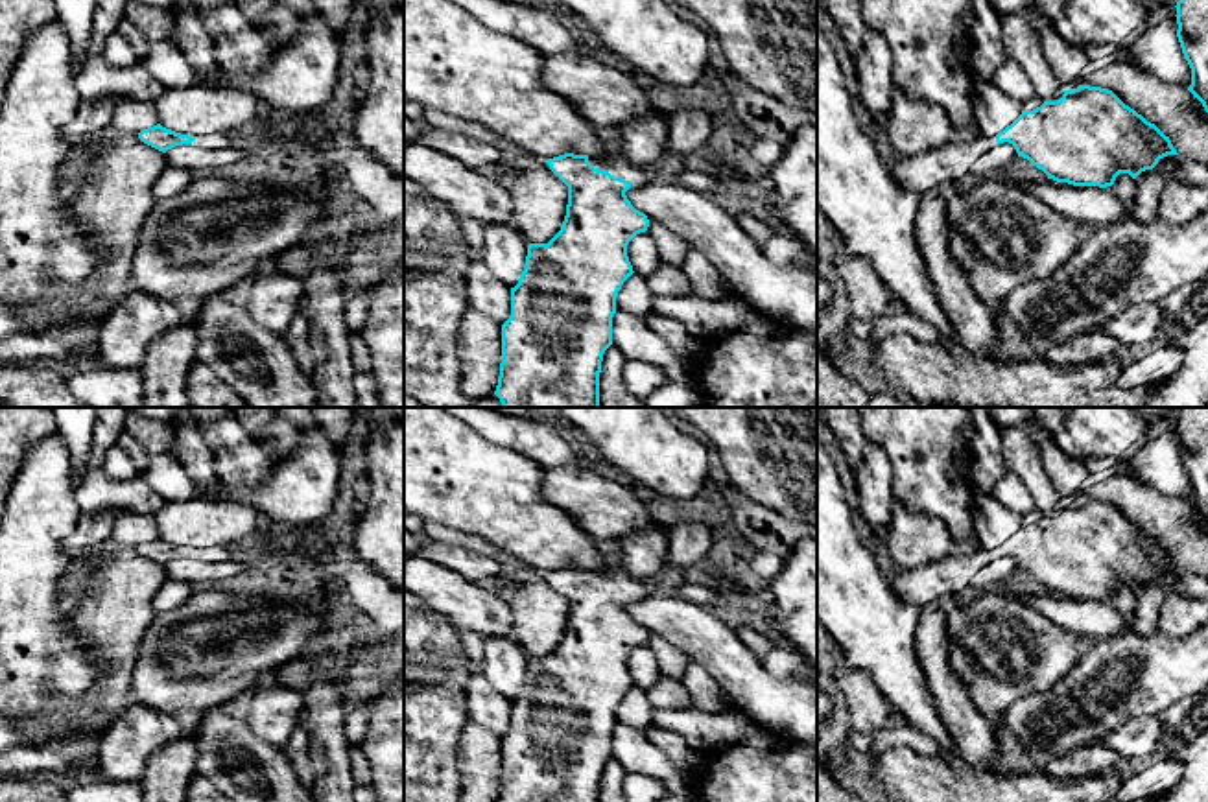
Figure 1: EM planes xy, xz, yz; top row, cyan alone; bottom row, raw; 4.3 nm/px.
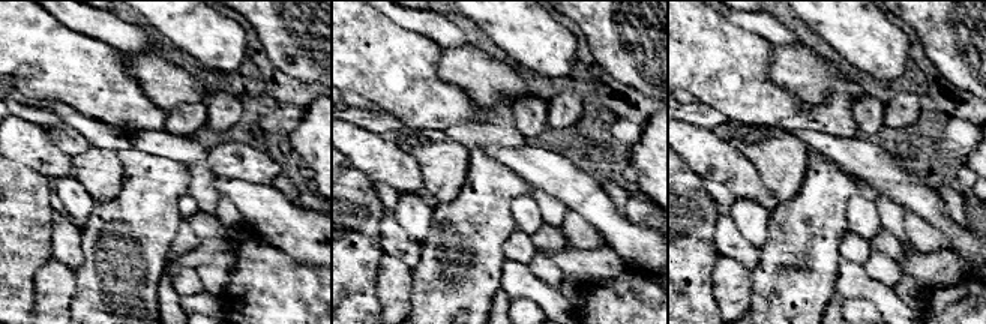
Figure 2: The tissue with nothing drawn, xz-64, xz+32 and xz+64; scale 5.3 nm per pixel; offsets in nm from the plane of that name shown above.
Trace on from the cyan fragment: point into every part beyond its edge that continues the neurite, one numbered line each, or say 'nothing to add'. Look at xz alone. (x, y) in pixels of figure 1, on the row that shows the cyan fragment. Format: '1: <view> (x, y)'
1: xz (611, 159)

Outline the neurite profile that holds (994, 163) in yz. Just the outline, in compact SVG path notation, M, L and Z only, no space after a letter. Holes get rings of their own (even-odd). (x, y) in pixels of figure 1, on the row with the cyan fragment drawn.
M996 144L972 164L970 171L983 177L1007 175L1007 168L1016 157L1018 153L1013 144Z

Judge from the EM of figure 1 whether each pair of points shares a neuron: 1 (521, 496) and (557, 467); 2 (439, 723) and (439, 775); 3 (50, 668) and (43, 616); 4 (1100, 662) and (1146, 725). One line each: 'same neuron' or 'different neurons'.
1: different neurons
2: same neuron
3: same neuron
4: different neurons

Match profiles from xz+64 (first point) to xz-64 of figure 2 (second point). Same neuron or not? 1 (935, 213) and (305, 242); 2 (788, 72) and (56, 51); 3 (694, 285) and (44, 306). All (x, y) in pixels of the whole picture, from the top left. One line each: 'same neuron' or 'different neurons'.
1: same neuron
2: different neurons
3: different neurons

